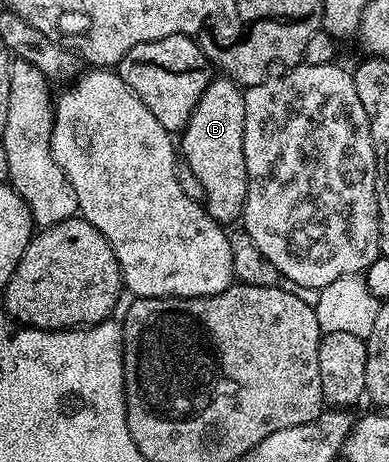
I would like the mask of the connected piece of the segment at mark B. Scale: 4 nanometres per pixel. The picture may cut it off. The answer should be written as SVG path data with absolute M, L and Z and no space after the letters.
M226 76L212 77L197 108L189 116L181 131L182 161L201 180L205 188L205 209L220 224L238 223L243 217L247 195L245 172L245 100L238 82Z

